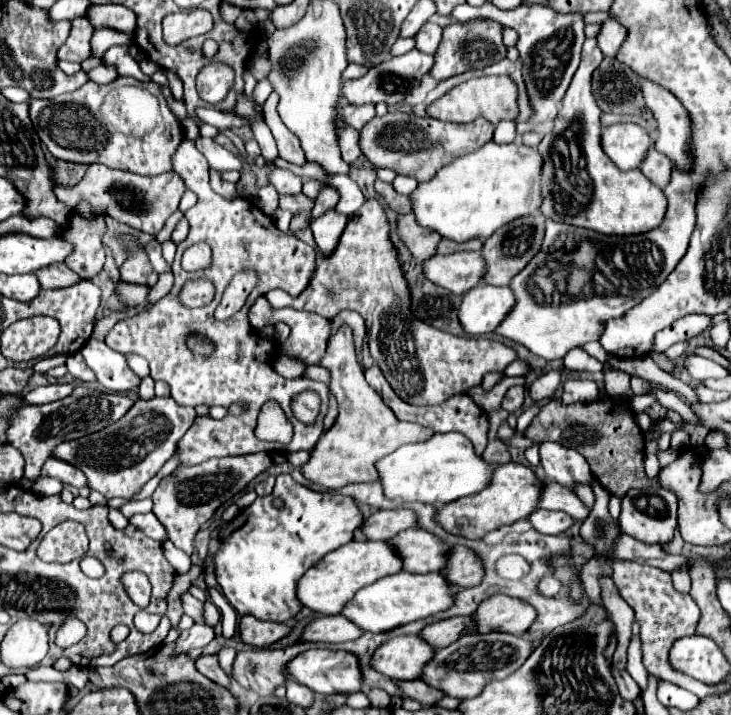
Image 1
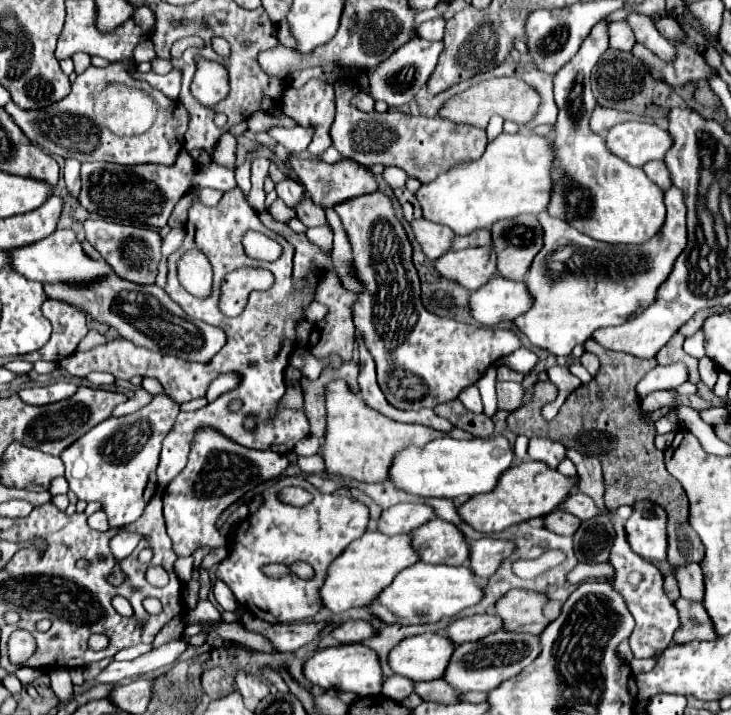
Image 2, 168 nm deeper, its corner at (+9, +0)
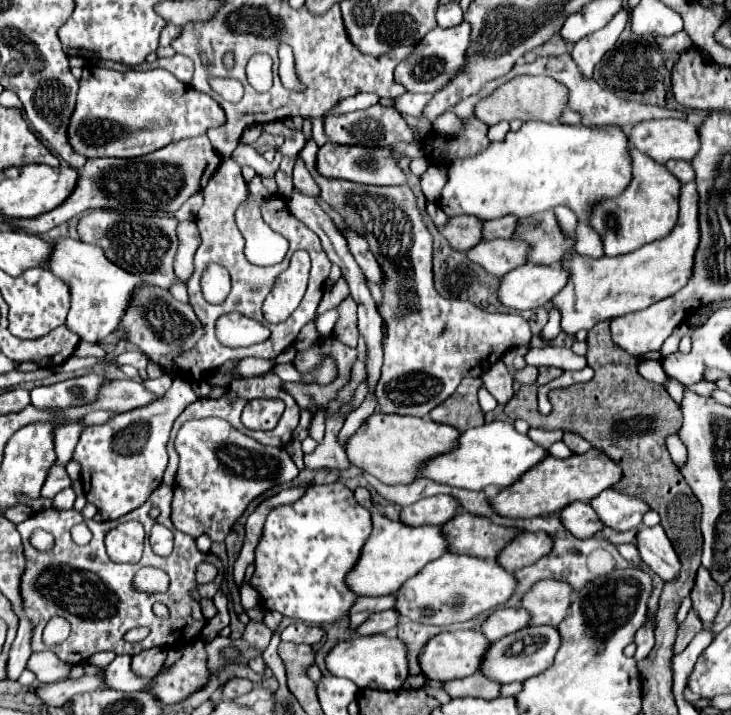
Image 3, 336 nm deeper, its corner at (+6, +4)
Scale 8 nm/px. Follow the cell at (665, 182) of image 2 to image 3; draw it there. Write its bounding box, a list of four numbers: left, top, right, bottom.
[666,159,694,183]

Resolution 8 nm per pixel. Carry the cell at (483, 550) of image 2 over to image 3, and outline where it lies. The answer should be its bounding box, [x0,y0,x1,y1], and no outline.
[496,533,552,569]

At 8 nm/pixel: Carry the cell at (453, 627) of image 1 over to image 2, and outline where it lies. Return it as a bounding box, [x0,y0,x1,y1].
[447,615,501,643]

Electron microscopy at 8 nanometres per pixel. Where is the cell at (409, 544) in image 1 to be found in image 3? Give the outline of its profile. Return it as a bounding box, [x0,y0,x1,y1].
[442,513,522,559]

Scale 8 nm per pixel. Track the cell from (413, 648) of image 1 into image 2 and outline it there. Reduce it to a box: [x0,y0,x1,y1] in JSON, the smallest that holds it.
[389,633,455,681]

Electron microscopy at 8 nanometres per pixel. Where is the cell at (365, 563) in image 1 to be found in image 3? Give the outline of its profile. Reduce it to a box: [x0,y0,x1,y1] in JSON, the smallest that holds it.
[346,501,446,597]

